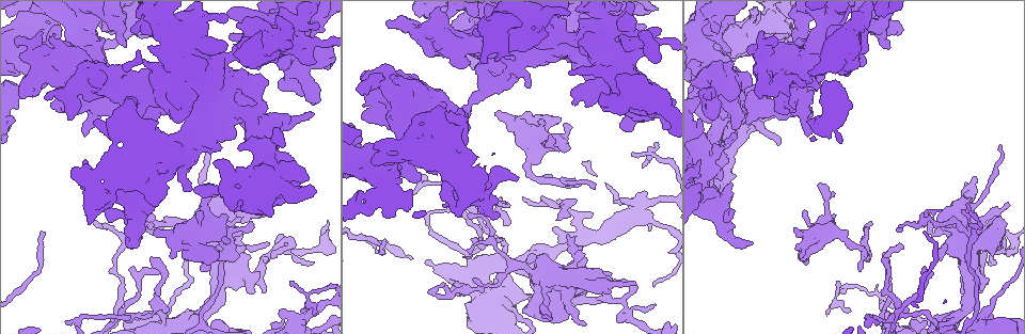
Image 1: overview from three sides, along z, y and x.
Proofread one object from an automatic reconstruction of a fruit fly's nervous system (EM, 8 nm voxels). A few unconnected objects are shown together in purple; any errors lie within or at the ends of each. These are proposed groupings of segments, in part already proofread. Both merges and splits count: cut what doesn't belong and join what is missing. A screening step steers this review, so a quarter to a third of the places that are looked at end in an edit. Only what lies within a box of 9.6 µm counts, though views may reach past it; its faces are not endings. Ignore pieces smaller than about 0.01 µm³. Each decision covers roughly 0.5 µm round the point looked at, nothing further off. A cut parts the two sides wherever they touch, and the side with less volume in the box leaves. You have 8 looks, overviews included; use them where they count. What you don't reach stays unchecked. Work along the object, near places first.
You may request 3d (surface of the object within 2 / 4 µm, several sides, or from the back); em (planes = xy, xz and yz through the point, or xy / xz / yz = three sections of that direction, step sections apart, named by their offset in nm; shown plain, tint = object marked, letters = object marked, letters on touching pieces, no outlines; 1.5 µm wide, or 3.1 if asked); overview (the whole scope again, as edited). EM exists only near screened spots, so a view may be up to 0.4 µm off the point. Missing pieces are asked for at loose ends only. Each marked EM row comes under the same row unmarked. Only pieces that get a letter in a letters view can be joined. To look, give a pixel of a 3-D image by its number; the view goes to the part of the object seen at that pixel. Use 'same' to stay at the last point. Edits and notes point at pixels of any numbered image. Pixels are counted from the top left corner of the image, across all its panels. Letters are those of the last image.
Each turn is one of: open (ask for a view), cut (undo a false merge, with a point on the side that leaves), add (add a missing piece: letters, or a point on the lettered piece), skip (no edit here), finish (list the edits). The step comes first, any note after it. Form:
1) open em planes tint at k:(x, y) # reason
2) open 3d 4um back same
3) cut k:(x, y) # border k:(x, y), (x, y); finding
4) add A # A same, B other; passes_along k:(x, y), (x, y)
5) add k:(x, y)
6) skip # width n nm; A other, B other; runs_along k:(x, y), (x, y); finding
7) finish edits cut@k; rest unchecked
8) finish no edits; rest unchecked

open 3d 4um at 1:(718, 33)

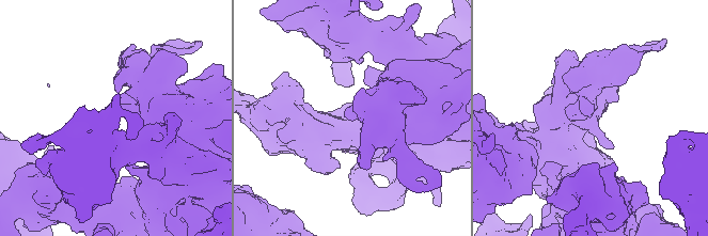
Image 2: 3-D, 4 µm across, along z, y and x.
open em xy step 8 letters at 2:(349, 113)

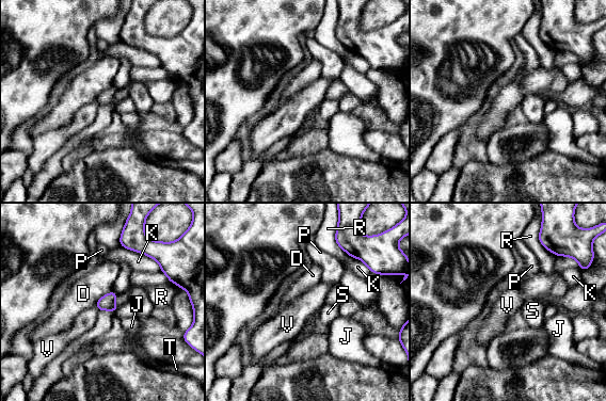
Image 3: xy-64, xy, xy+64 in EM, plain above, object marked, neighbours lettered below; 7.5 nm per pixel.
skip # D other, J other, K other, P other, R other, S other, T other, V other; border 3:(113, 290), (104, 294), (94, 304); no lettered piece goes on from it

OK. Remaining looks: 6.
open em planes letters at 1:(898, 30)

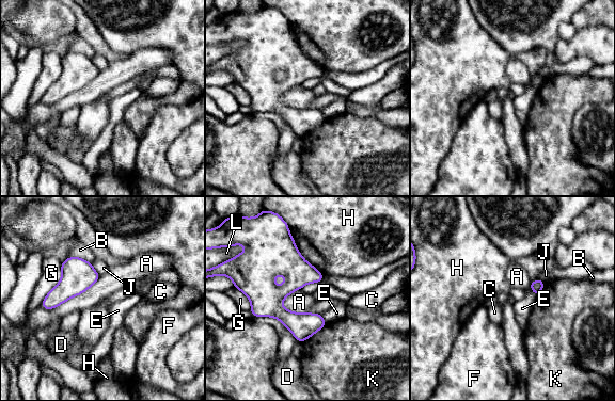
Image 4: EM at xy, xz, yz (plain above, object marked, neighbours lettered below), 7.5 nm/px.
skip # A other, B other, C other, D other, E other, F other, G other, H other, J other, K other, L other; border 4:(100, 276), (54, 307), (41, 306); no lettered piece goes on from it

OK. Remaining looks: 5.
open 3d 4um at 1:(1006, 204) # an open end

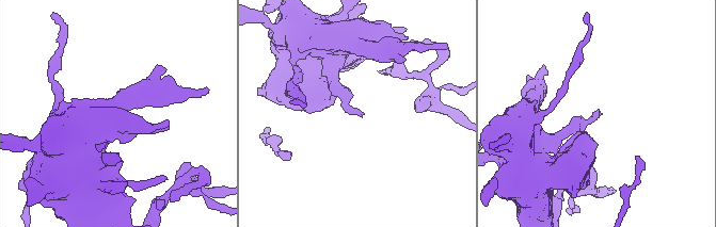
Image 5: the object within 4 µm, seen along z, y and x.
open em planes letters at 5:(601, 114) # shape alone is not enough

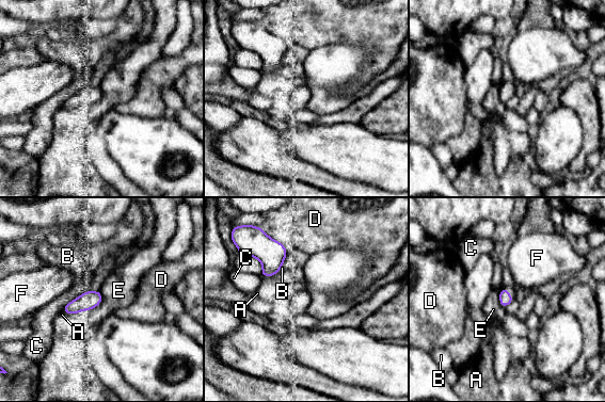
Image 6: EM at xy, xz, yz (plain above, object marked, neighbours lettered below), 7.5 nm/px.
skip # A other, B other, C other, D other, E other, F other; border 6:(100, 291), (100, 302), (92, 309); no lettered piece goes on from it

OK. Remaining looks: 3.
finish no edits; rest unchecked

